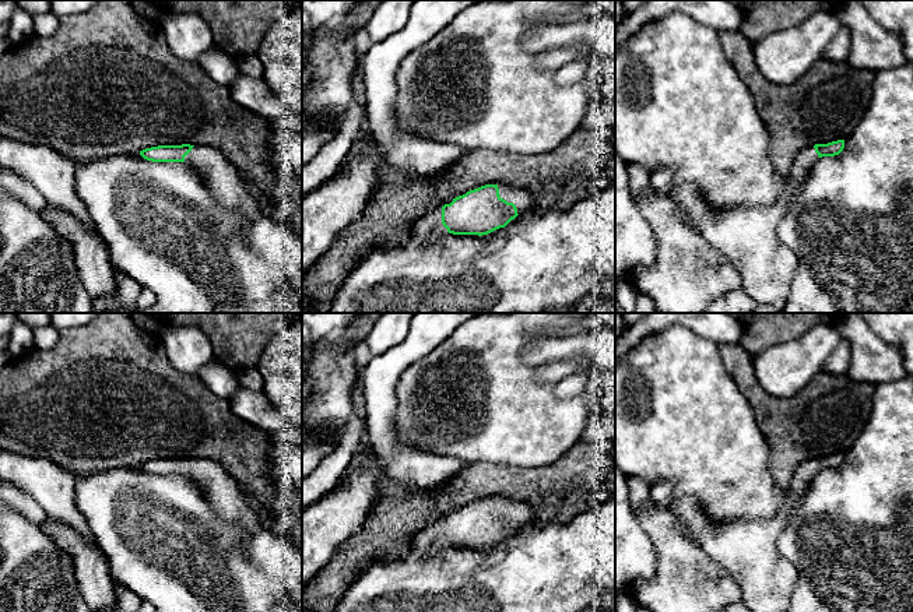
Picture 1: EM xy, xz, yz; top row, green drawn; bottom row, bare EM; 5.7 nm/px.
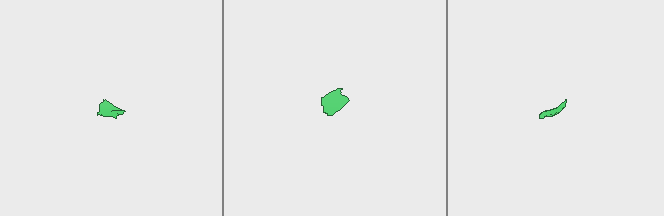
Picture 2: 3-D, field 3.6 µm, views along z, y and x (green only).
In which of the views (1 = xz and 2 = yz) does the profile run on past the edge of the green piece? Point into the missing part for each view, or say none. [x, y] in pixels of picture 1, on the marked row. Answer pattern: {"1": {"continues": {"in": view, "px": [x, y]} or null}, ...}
{"1": {"continues": {"in": "xz", "px": [428, 228]}}, "2": {"continues": {"in": "yz", "px": [748, 236]}}}

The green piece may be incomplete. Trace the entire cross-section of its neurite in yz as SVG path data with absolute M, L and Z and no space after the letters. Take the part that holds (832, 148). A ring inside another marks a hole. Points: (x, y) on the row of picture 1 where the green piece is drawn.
M837 140L800 151L772 205L717 211L706 203L695 183L674 187L670 197L682 219L730 258L741 275L744 291L756 305L782 306L793 289L800 263L779 239L777 226L814 165L822 156L839 155L843 148L844 140Z

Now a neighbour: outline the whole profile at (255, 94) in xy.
M239 73L229 91L235 102L247 110L267 119L270 123L278 122L285 130L302 133L302 117L285 110L285 106L271 91L266 77L252 78Z

